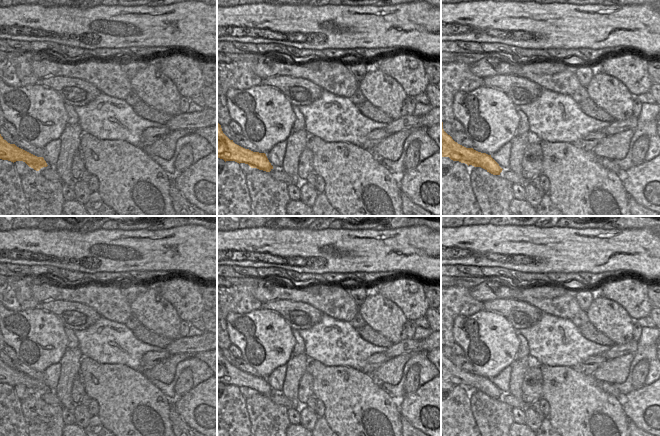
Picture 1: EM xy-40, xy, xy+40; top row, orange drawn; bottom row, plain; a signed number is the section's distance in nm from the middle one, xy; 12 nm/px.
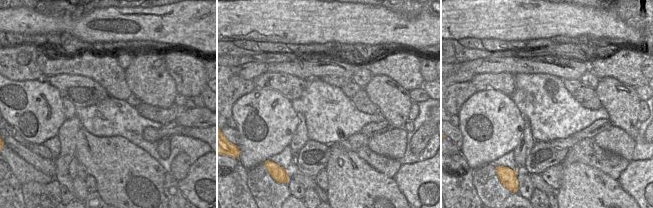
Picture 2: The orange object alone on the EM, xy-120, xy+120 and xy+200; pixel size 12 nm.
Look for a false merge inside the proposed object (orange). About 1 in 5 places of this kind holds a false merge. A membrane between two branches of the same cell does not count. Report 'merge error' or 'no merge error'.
no merge error

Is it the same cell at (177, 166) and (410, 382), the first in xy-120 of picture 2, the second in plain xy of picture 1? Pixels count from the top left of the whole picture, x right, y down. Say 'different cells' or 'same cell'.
same cell

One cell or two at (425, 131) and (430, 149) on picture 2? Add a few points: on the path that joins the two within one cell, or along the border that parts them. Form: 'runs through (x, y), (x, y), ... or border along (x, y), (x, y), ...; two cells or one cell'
border along (430, 138), (425, 148), (419, 154); two cells

